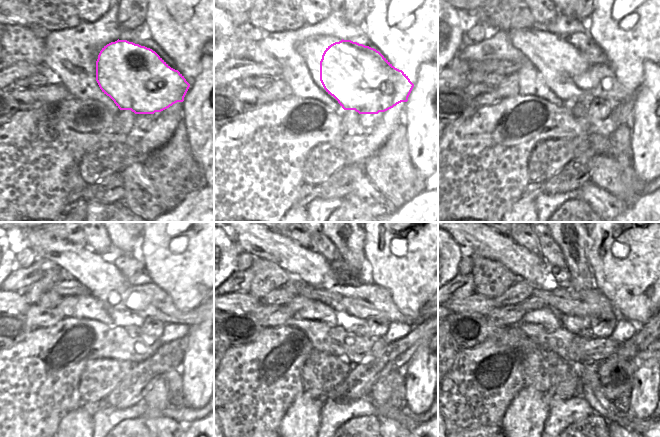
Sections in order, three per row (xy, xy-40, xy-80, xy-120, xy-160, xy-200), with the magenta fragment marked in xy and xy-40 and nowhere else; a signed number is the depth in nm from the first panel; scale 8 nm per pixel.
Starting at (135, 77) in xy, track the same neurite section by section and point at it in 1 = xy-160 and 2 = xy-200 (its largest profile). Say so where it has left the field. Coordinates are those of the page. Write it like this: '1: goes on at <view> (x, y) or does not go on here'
1: goes on at xy-160 (310, 267)
2: goes on at xy-200 (485, 242)

